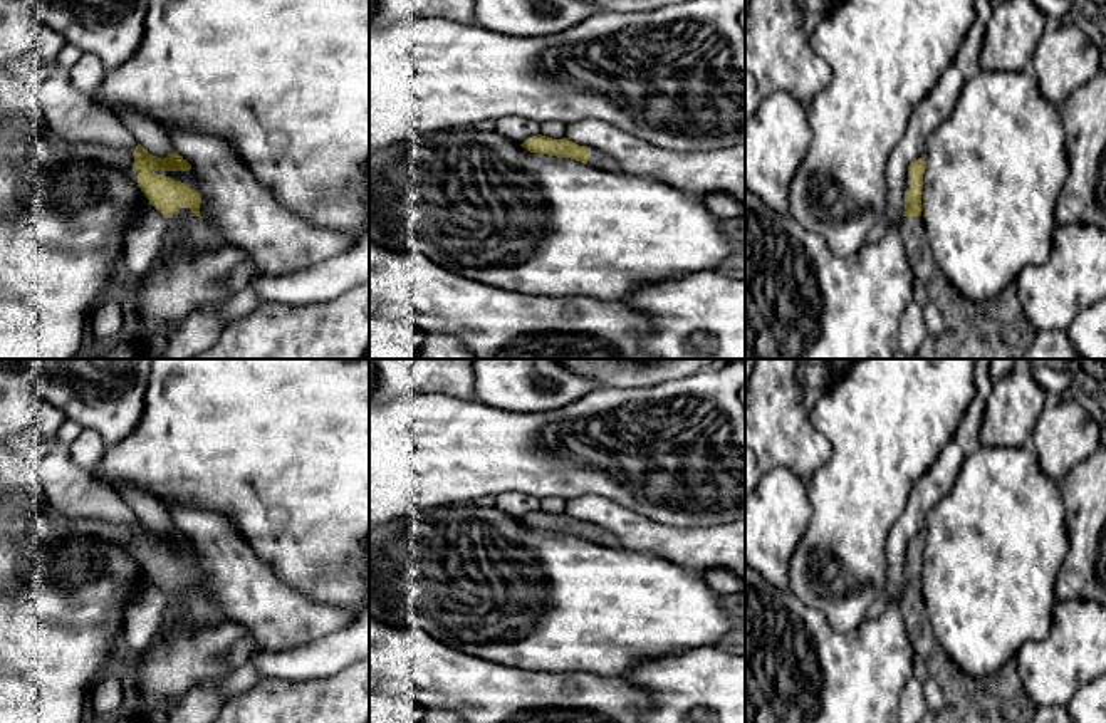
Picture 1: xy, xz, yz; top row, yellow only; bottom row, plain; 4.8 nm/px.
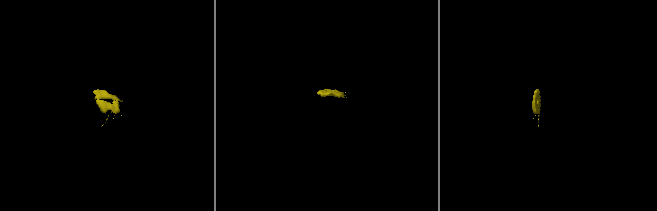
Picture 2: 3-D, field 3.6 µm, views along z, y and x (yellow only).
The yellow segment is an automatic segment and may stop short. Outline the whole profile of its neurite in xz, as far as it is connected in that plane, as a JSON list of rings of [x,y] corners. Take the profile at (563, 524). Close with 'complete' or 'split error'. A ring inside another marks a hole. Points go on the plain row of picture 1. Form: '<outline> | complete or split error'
[[[542,510],[525,515],[522,520],[530,528],[542,528],[557,533],[571,533],[584,540],[601,544],[608,549],[623,549],[619,540],[606,528],[591,525],[587,522],[579,522],[567,513],[552,515]]] | split error

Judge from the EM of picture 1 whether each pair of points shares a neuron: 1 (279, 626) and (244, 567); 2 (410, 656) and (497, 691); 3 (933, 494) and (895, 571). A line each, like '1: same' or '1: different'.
1: same
2: same
3: same

